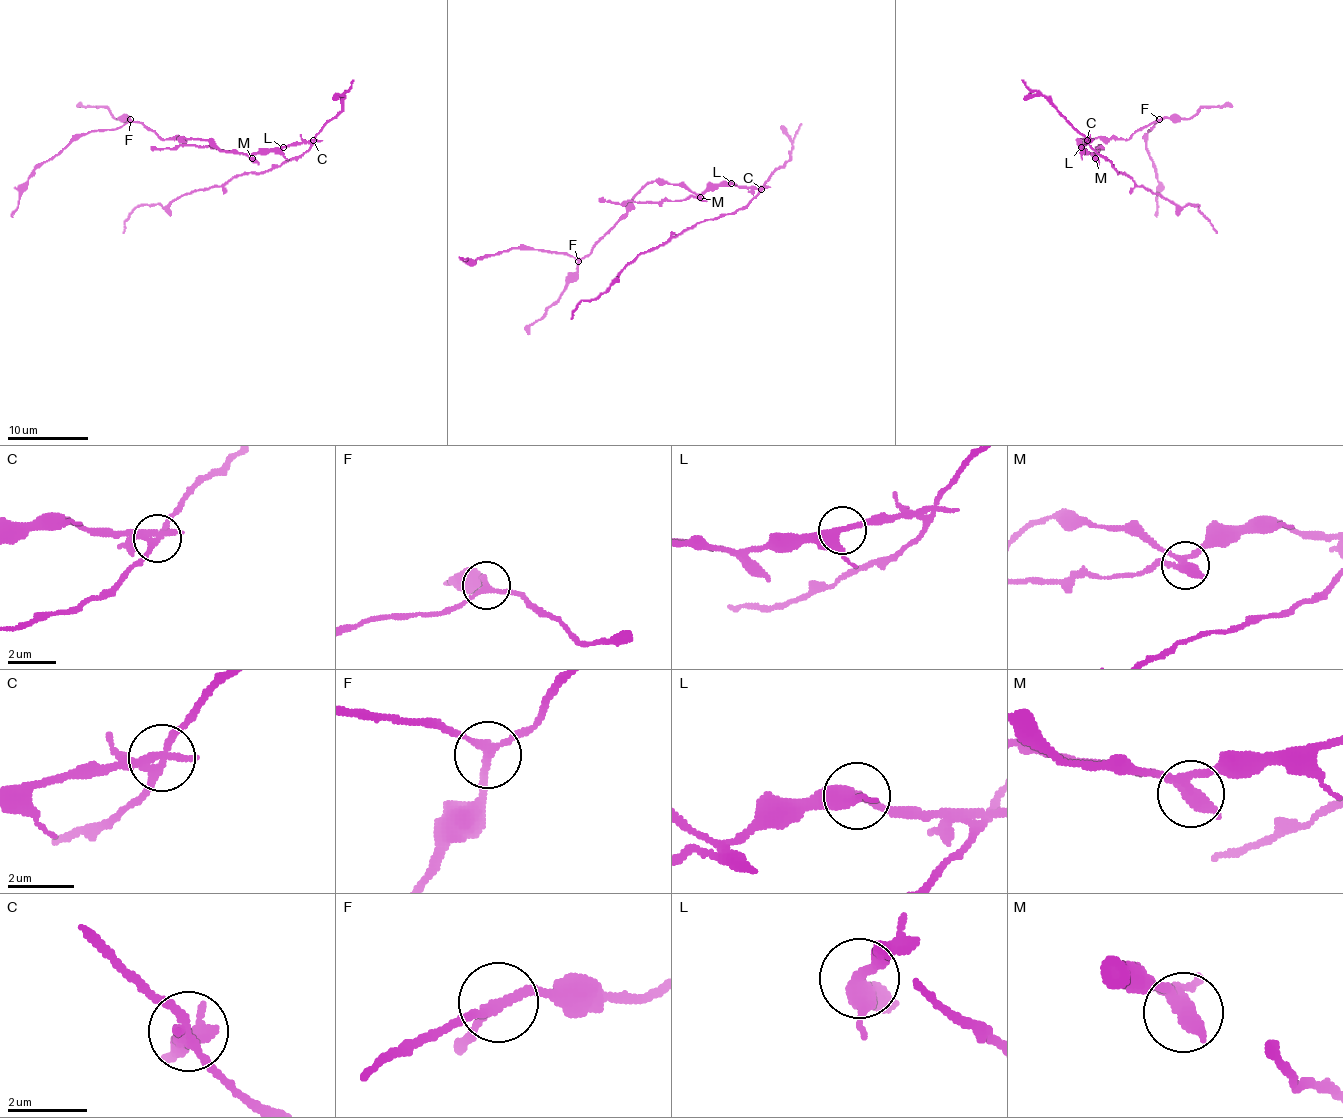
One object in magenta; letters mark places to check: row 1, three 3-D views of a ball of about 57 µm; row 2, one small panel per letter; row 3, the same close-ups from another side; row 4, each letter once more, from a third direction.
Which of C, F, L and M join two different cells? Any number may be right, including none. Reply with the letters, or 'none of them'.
C, M

